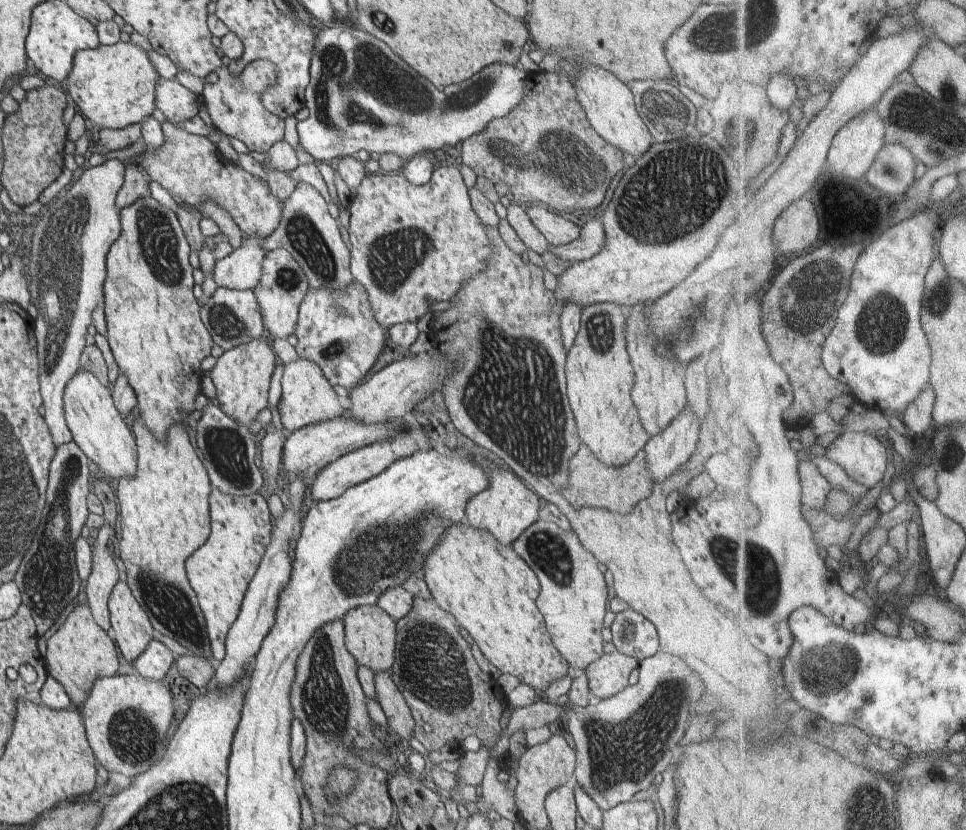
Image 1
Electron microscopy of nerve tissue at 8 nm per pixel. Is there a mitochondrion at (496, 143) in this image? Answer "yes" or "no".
yes

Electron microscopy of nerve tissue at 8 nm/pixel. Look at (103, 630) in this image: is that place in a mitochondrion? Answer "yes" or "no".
no

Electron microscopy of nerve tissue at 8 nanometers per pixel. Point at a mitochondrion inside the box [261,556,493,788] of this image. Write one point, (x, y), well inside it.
(421, 655)

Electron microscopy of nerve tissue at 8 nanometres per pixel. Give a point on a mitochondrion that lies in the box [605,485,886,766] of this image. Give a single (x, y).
(831, 666)

